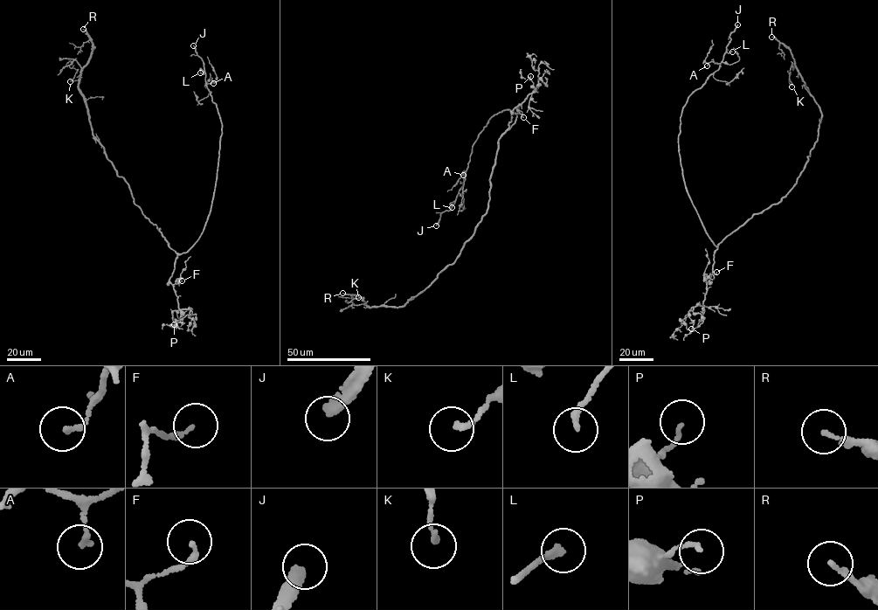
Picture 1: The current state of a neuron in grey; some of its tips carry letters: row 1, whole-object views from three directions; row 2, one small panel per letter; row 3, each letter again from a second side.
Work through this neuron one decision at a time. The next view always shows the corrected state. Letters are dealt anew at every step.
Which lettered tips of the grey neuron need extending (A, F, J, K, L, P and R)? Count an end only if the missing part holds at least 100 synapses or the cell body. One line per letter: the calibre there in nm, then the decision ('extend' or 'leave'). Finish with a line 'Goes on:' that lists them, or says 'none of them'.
A: calibre 170 nm; leave
F: calibre 170 nm; leave
J: calibre 320 nm; extend
K: calibre 160 nm; leave
L: calibre 200 nm; leave
P: calibre 110 nm; leave
R: calibre 160 nm; extend
Goes on: J, R

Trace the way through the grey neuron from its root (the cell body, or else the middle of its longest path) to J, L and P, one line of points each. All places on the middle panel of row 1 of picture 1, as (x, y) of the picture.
J: (494, 163), (500, 137), (516, 117), (512, 111), (495, 114), (480, 132), (462, 186), (436, 225)
L: (494, 163), (500, 137), (516, 117), (512, 111), (507, 109), (495, 114), (480, 132), (452, 207)
P: (494, 163), (499, 141), (509, 128), (513, 110), (535, 92), (530, 76)

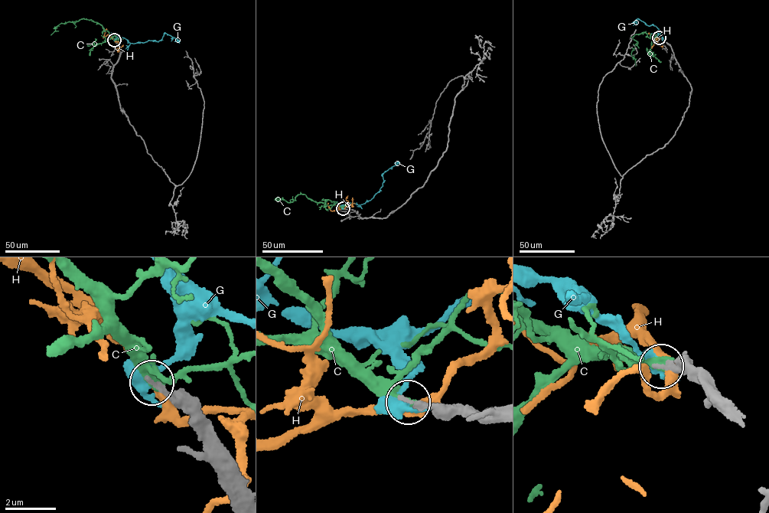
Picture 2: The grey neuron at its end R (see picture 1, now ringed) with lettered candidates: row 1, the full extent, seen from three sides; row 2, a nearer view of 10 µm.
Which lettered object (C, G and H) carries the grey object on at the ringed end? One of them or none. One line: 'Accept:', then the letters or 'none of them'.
Accept: C

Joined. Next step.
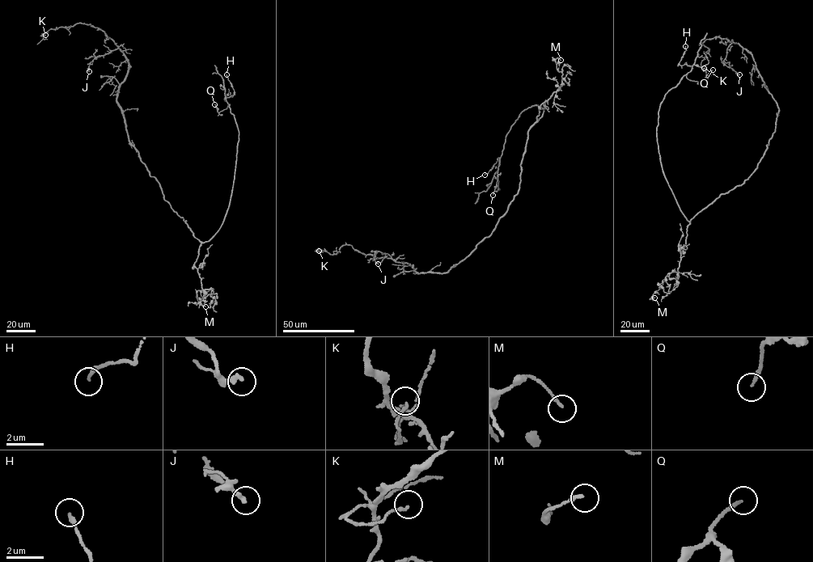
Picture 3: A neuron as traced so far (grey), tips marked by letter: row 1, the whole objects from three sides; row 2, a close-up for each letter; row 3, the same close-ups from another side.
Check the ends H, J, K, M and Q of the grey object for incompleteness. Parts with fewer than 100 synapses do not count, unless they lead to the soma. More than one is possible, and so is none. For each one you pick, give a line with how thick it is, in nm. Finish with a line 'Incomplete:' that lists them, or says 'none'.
Incomplete: none

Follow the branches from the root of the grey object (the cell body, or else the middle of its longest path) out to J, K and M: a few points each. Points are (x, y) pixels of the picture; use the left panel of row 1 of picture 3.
J: (174, 211), (129, 139), (116, 99), (129, 65), (123, 52), (118, 48), (98, 56), (90, 62), (89, 71)
K: (174, 211), (129, 139), (116, 99), (129, 65), (123, 52), (90, 24), (50, 28), (41, 35), (45, 35)
M: (174, 211), (186, 221), (201, 242), (194, 265), (201, 288), (212, 289), (201, 302), (205, 306)

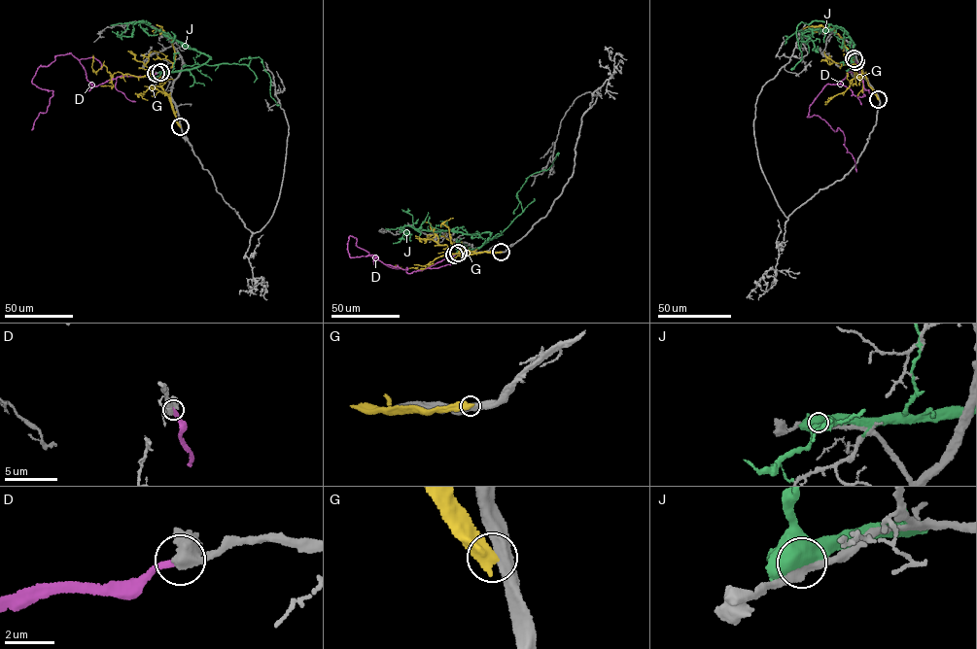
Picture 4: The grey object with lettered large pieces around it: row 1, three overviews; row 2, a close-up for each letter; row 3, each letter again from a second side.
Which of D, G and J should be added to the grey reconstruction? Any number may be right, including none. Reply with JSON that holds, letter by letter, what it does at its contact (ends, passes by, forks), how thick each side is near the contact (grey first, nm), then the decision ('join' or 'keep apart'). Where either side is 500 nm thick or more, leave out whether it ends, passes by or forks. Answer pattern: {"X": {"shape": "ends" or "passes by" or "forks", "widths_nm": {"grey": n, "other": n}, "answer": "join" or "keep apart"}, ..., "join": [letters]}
{"D": {"widths_nm": {"grey": 550, "other": 300}, "answer": "keep apart"}, "G": {"widths_nm": {"grey": 480, "other": 550}, "answer": "keep apart"}, "J": {"widths_nm": {"grey": 320, "other": 800}, "answer": "keep apart"}, "join": []}

